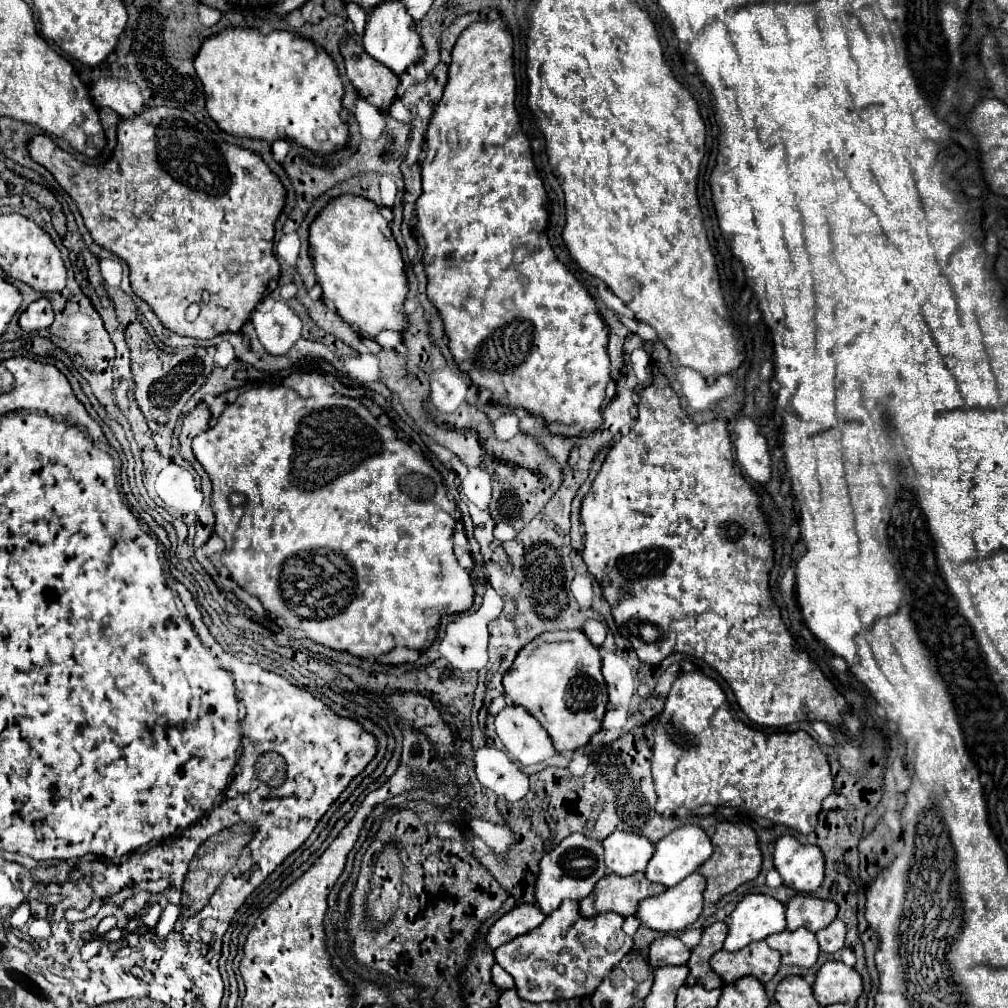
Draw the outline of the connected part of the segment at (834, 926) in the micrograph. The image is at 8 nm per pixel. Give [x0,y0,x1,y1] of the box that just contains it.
[816,919,846,953]

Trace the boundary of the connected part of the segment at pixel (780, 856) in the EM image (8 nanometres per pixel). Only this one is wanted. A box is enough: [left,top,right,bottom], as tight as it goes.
[774,835,824,893]

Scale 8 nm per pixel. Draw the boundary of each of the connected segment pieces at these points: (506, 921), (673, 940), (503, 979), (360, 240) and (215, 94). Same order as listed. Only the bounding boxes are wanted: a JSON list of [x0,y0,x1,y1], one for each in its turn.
[[486,905,546,949],[650,935,690,967],[491,964,515,991],[310,195,408,339],[194,29,348,153]]

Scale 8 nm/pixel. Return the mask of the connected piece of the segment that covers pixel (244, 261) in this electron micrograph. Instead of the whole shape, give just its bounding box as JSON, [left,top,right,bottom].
[30,107,286,339]

